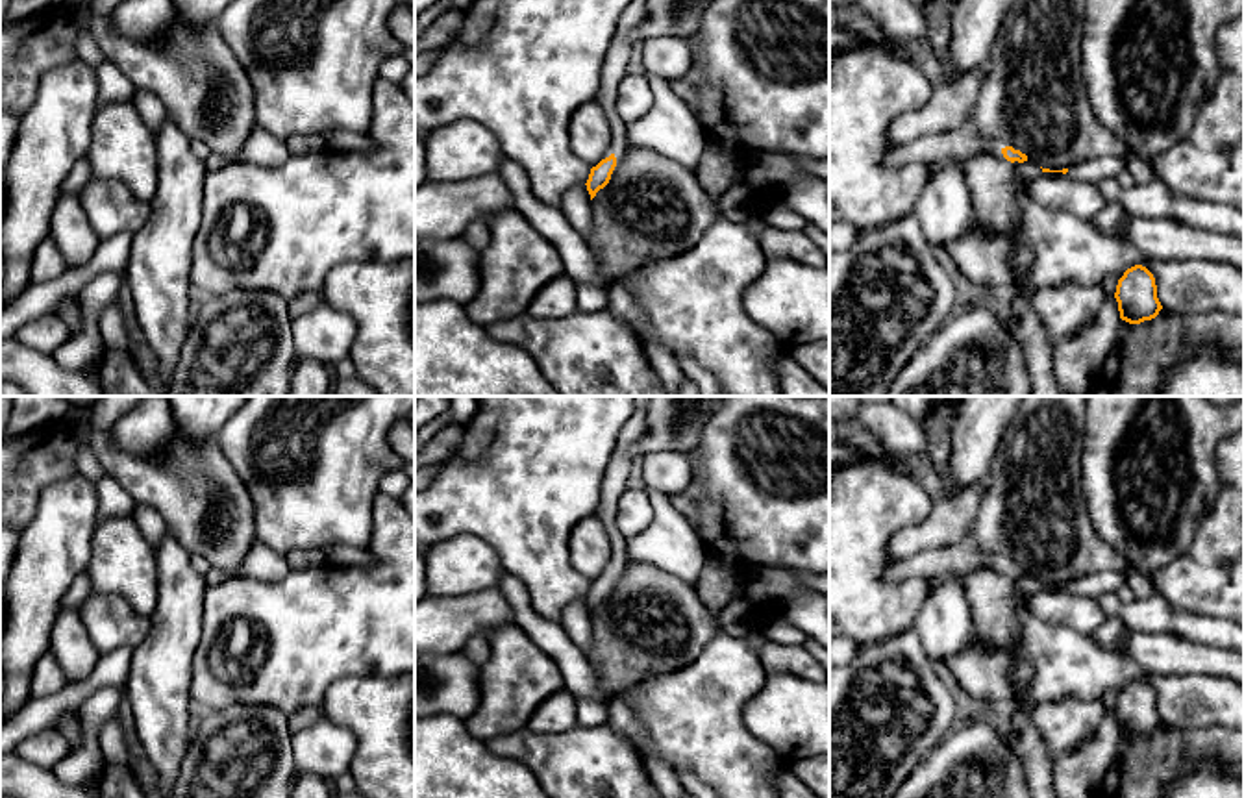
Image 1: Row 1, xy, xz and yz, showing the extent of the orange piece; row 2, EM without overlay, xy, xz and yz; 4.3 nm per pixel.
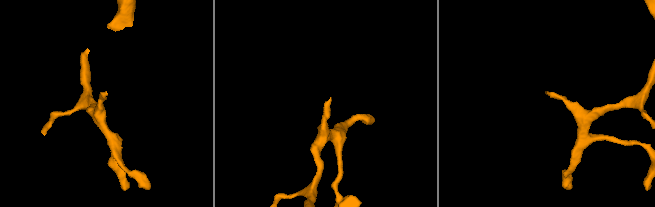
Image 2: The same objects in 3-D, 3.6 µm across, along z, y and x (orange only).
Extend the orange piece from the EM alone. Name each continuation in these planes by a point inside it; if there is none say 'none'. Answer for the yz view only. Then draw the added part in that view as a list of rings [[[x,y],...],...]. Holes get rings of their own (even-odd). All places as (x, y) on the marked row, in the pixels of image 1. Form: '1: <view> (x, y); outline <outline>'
1: yz (933, 149); outline [[[953,128],[950,131],[933,131],[894,146],[883,159],[885,167],[898,168],[907,163],[940,165],[950,159],[964,159],[974,154],[992,154],[1003,157],[1001,150],[1011,146],[1003,139],[985,139],[974,128]]]

